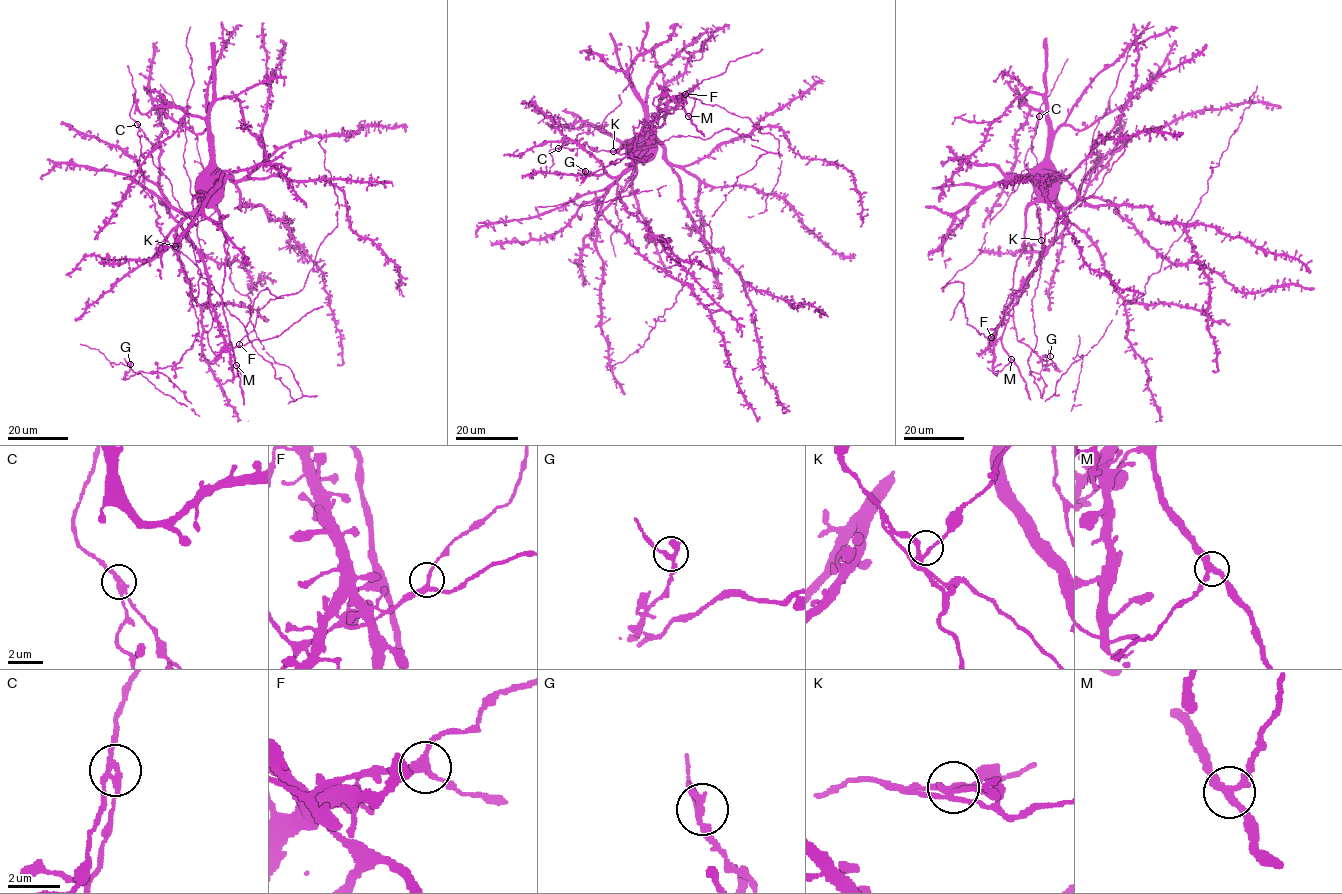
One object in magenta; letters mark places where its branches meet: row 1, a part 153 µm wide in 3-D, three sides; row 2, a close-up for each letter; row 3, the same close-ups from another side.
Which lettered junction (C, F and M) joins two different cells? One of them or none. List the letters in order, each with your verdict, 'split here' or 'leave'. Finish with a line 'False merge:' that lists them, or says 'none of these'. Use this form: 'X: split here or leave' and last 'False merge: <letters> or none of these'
C: split here
F: leave
M: leave
False merge: C

